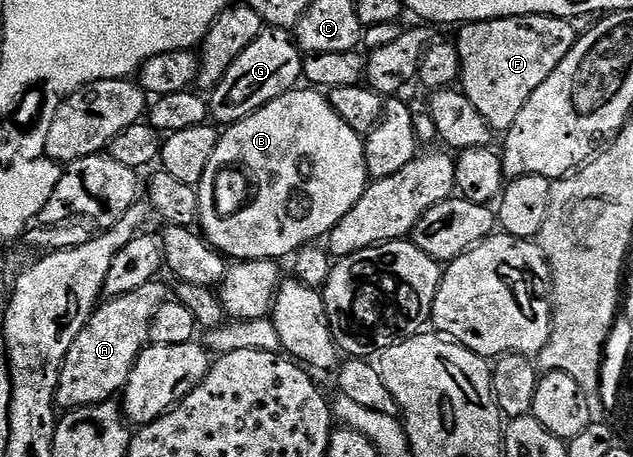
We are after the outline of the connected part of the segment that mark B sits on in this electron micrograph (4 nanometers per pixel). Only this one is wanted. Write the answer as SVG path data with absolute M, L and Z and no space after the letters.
M296 89L287 91L281 97L269 101L265 106L257 109L253 114L228 126L219 136L217 149L213 149L213 157L209 157L209 165L205 165L205 173L201 177L198 185L199 193L199 218L198 226L201 234L220 255L231 261L242 261L245 259L274 259L283 261L283 258L294 256L300 247L307 243L314 243L322 240L331 234L331 230L361 201L363 194L367 192L369 186L369 176L367 174L367 148L364 136L359 135L333 109L330 98L319 89Z

